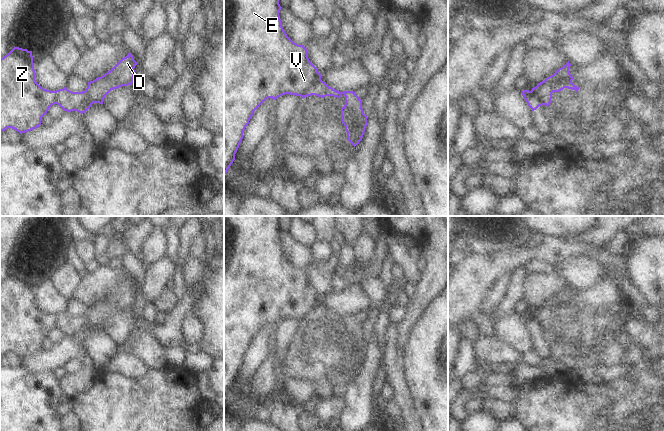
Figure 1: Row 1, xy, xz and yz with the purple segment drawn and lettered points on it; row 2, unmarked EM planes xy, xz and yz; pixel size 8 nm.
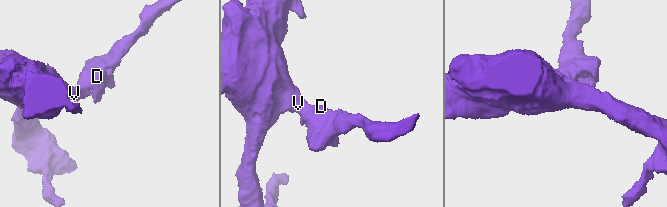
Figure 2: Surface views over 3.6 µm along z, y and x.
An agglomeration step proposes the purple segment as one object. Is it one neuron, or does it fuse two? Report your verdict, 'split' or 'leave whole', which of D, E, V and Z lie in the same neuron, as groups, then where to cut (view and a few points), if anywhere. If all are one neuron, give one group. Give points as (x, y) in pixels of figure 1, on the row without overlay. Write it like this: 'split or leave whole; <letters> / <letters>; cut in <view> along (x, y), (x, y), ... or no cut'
split; D / E V Z; cut in xz along (320, 302), (316, 305), (308, 319)

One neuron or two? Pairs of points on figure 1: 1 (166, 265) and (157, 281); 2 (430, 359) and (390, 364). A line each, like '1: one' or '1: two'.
1: one
2: two

